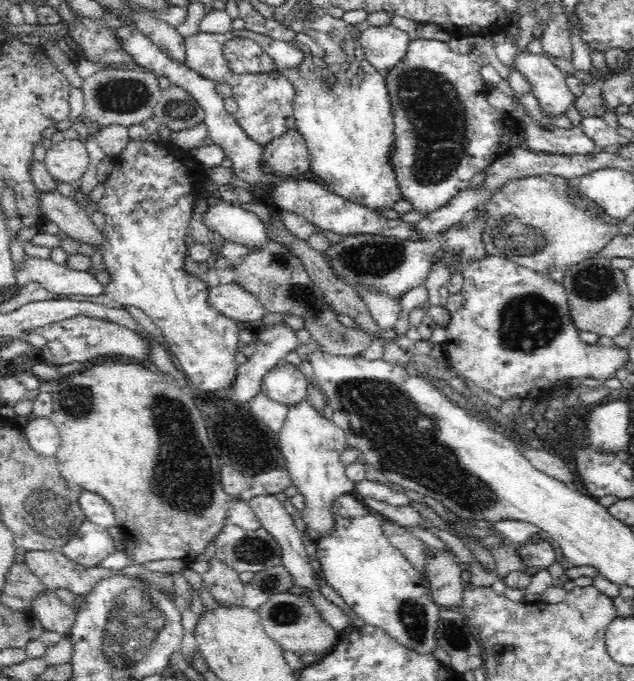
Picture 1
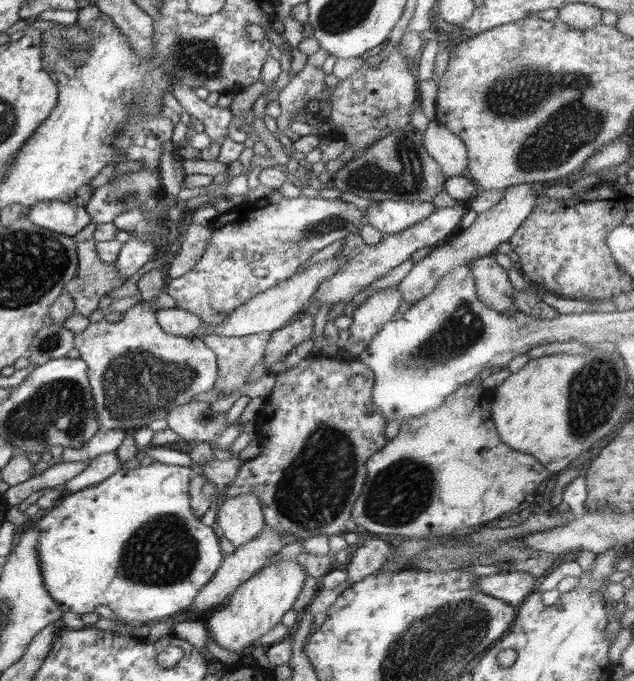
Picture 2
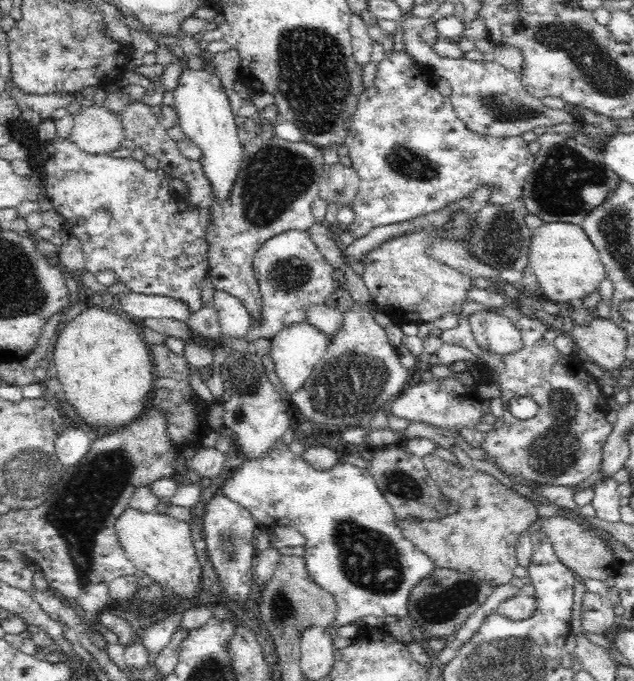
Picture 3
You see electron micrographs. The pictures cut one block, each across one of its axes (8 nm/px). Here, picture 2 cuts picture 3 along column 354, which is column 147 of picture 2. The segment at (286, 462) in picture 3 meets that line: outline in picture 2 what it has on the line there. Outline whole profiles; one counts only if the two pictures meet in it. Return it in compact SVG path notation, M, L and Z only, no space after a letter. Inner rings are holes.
M156 460L148 466L140 465L140 467L133 469L120 468L100 484L72 494L64 493L62 502L58 503L50 511L40 515L40 518L36 521L36 526L40 529L38 548L36 548L38 561L40 561L40 571L42 571L45 590L53 598L53 602L57 604L60 612L64 612L64 614L66 612L90 613L94 612L94 608L98 604L102 604L102 606L111 608L118 615L117 620L120 620L123 625L143 625L169 618L169 616L187 610L189 606L192 606L202 587L212 581L212 578L216 575L225 556L225 553L220 549L220 540L213 528L205 526L201 522L201 518L196 518L194 511L192 511L189 484L194 474L192 467L168 465Z

